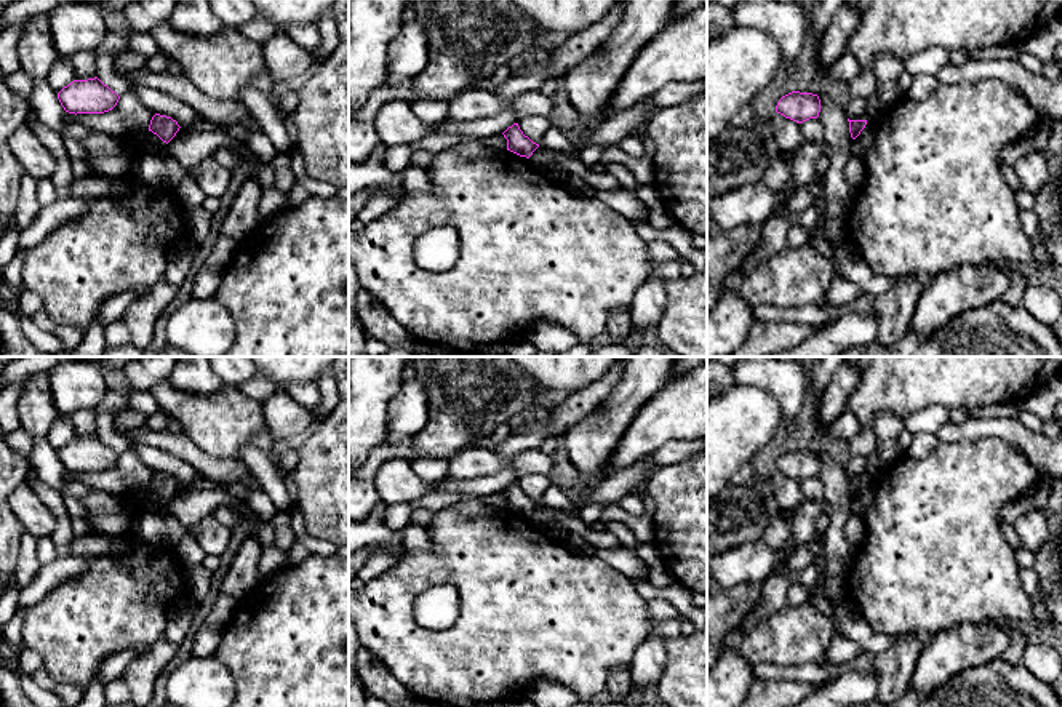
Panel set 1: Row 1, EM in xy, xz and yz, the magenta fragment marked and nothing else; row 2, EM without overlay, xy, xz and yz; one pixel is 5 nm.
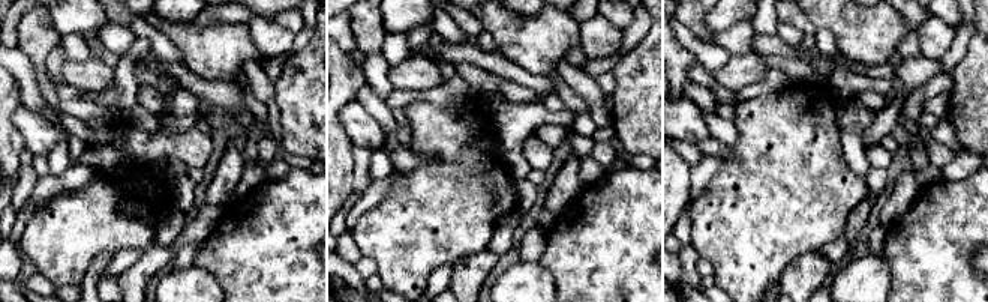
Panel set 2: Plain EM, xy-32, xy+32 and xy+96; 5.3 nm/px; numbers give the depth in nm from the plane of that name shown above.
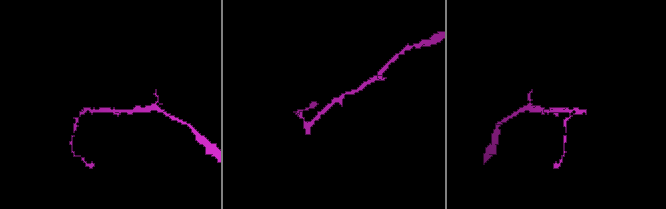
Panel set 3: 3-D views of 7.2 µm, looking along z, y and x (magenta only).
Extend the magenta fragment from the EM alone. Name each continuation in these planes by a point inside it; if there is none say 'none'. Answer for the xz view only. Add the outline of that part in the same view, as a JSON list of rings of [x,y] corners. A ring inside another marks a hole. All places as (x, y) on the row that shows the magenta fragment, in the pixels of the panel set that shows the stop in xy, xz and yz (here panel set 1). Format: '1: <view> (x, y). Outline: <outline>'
none

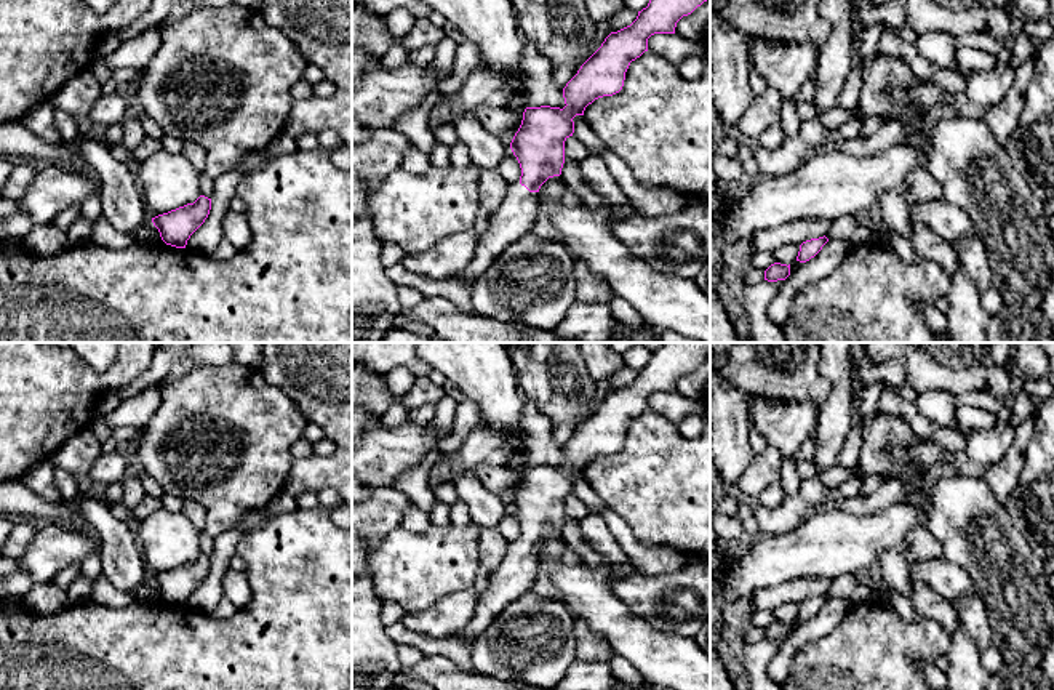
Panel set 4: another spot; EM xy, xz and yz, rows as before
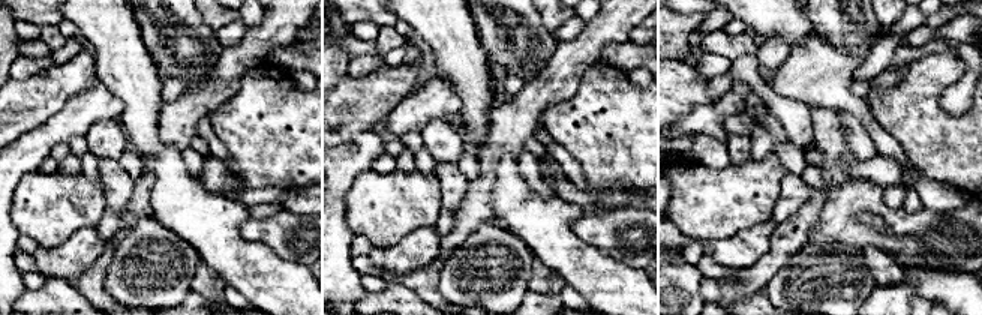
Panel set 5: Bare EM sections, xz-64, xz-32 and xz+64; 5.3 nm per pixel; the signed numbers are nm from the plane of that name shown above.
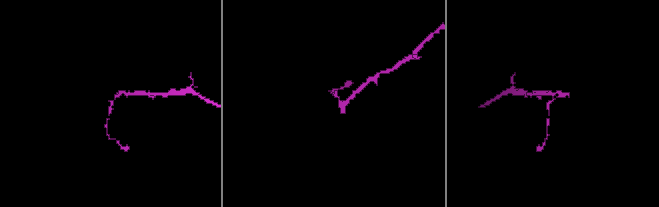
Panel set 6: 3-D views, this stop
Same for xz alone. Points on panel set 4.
1: xz (517, 215). Outline: [[[520,181],[509,186],[502,207],[491,218],[488,229],[478,235],[473,259],[457,280],[475,282],[510,243],[533,229],[539,211],[537,197],[539,192],[529,192]]]

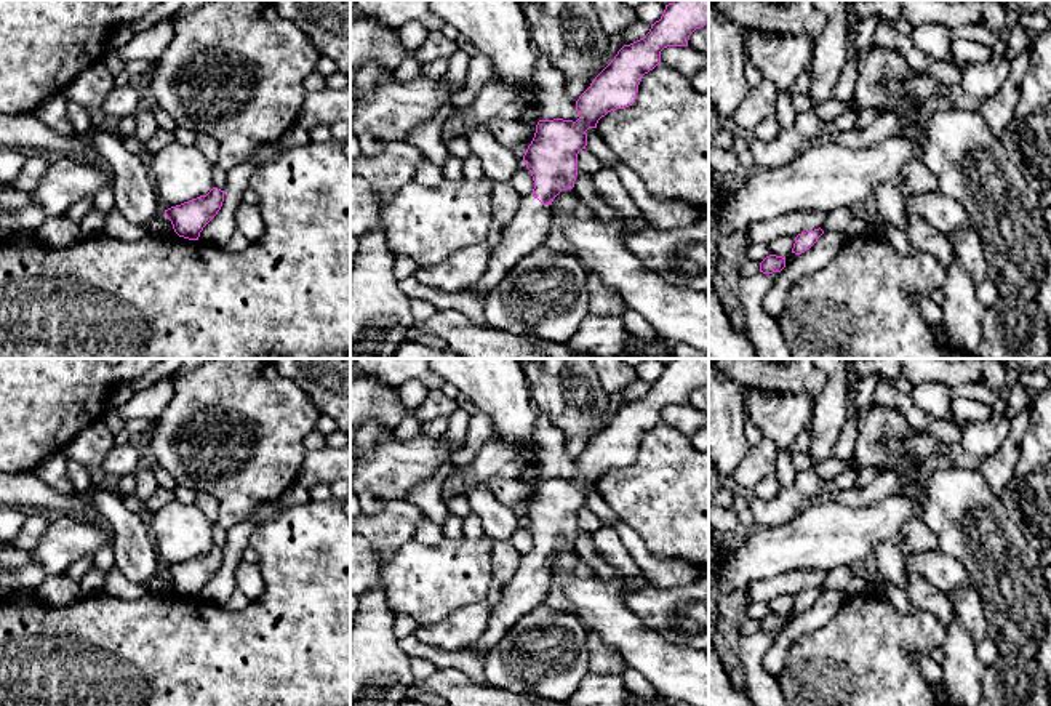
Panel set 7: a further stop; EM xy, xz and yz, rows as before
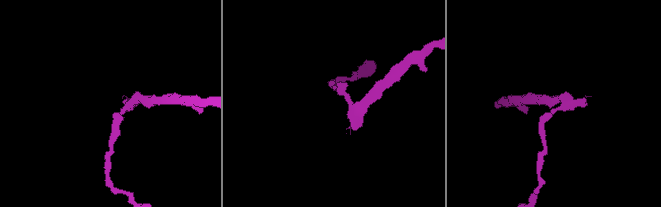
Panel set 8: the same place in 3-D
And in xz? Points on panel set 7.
1: xz (530, 228). Outline: [[[533,194],[522,199],[515,219],[504,231],[501,242],[491,248],[486,272],[470,293],[488,295],[523,256],[545,242],[552,224],[550,210],[552,205],[542,205]]]

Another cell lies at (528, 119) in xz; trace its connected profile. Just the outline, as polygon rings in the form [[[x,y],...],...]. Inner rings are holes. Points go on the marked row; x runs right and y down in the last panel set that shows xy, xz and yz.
[[[525,102],[522,107],[522,114],[517,118],[528,130],[528,138],[526,138],[523,149],[522,149],[522,155],[525,155],[528,146],[531,144],[531,141],[534,138],[536,125],[539,122],[537,115],[534,114],[534,104]]]

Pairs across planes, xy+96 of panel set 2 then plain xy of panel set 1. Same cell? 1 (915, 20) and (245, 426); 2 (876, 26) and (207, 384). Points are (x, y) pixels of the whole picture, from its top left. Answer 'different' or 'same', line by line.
1: different
2: different

